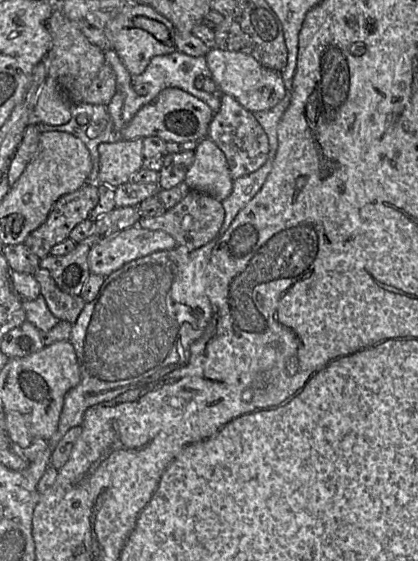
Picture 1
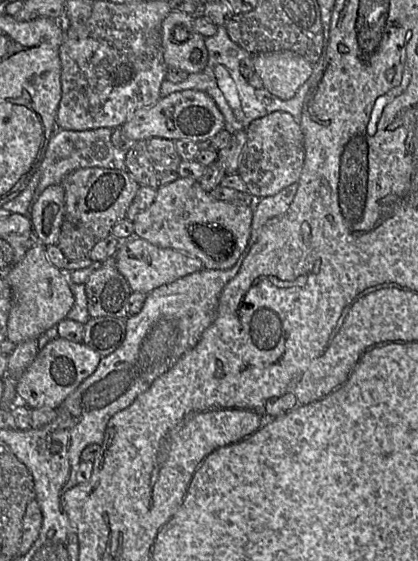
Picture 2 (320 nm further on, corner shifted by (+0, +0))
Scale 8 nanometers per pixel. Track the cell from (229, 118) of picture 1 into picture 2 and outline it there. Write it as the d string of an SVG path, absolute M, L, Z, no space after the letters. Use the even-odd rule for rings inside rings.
M275 111L253 120L245 129L247 141L240 156L237 174L256 199L274 195L298 183L304 161L304 134L301 125L291 114Z

